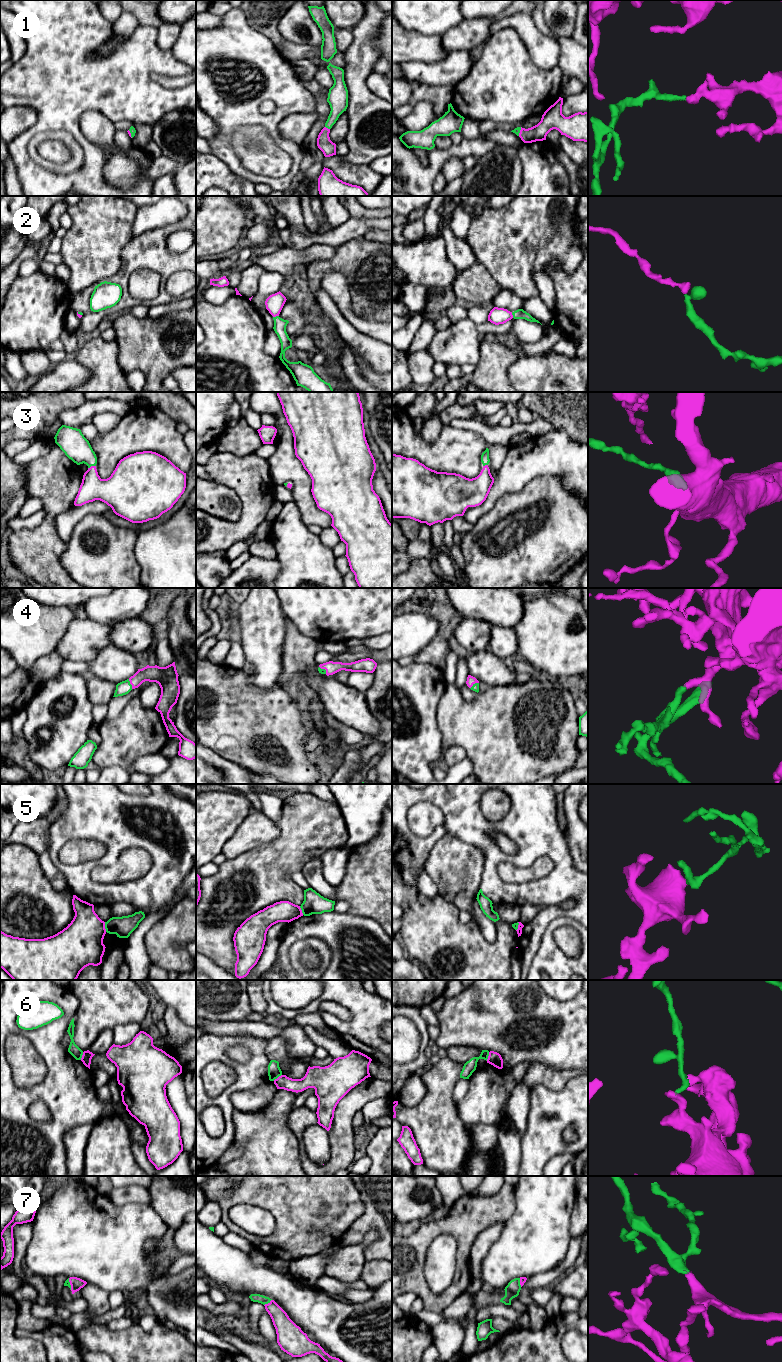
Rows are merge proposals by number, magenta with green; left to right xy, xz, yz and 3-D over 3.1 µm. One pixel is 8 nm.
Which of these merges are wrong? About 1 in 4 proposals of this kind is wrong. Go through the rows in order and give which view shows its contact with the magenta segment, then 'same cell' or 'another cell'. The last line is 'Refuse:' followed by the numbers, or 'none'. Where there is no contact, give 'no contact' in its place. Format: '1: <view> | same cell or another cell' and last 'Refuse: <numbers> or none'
1: xz | same cell
2: xz | same cell
3: xy | same cell
4: xy | same cell
5: xy | another cell
6: yz | another cell
7: xz | same cell
Refuse: 5, 6

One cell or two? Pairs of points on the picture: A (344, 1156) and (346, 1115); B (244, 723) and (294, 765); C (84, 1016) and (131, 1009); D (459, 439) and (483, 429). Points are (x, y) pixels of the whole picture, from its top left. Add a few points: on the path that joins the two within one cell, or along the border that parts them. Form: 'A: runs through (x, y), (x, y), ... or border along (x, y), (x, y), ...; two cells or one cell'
A: runs through (341, 1146), (342, 1125); one cell
B: runs through (259, 729), (265, 733), (271, 733), (287, 750); one cell
C: runs through (96, 1012), (99, 1009), (119, 1009); one cell
D: border along (453, 426), (459, 429), (476, 431), (488, 446); two cells

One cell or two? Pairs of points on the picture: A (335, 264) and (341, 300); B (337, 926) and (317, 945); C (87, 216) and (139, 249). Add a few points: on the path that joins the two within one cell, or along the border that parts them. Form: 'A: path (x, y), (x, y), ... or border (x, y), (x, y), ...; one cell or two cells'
A: border (324, 272), (342, 272), (350, 289); two cells
B: border (298, 940), (323, 940), (331, 952), (330, 962); two cells
C: border (133, 237), (121, 252), (120, 264); two cells

